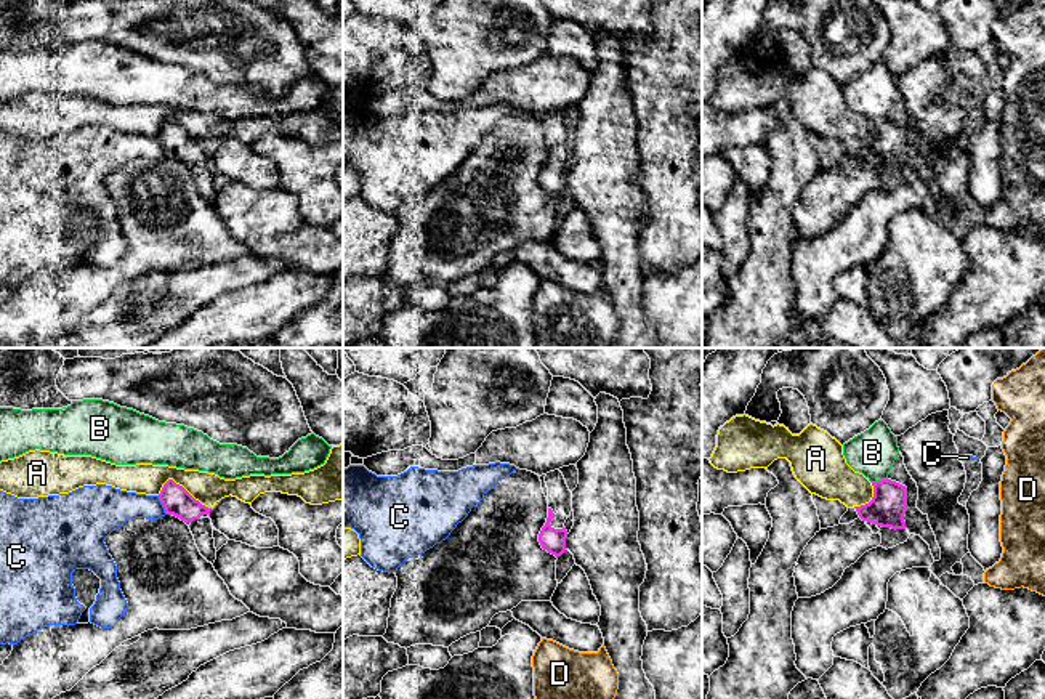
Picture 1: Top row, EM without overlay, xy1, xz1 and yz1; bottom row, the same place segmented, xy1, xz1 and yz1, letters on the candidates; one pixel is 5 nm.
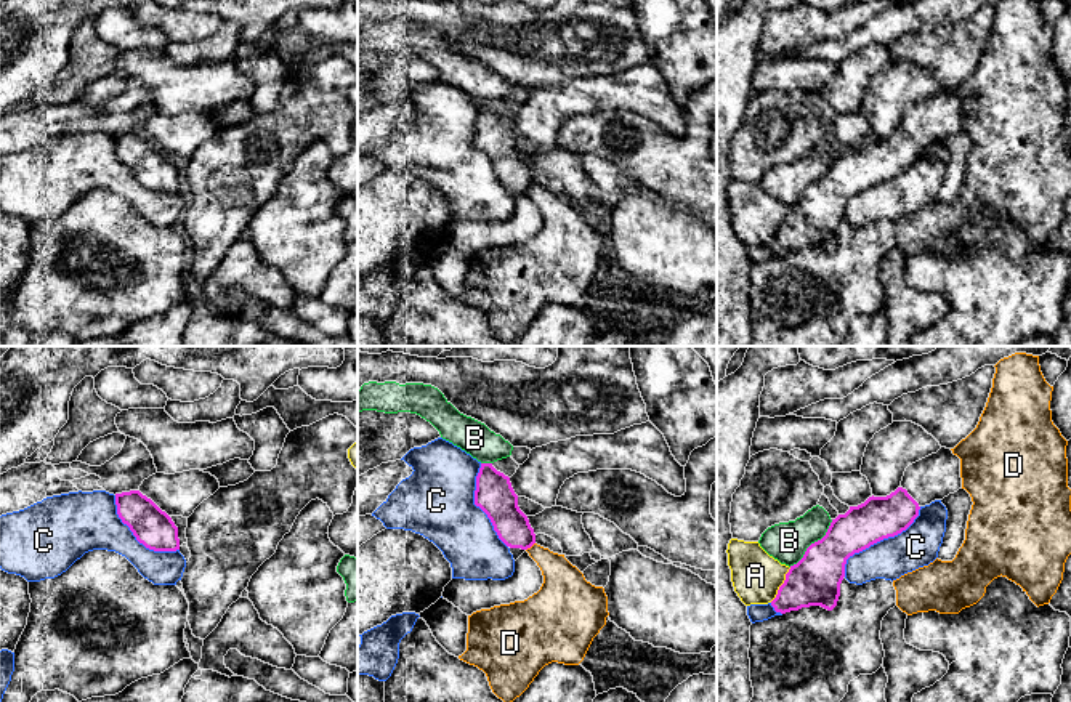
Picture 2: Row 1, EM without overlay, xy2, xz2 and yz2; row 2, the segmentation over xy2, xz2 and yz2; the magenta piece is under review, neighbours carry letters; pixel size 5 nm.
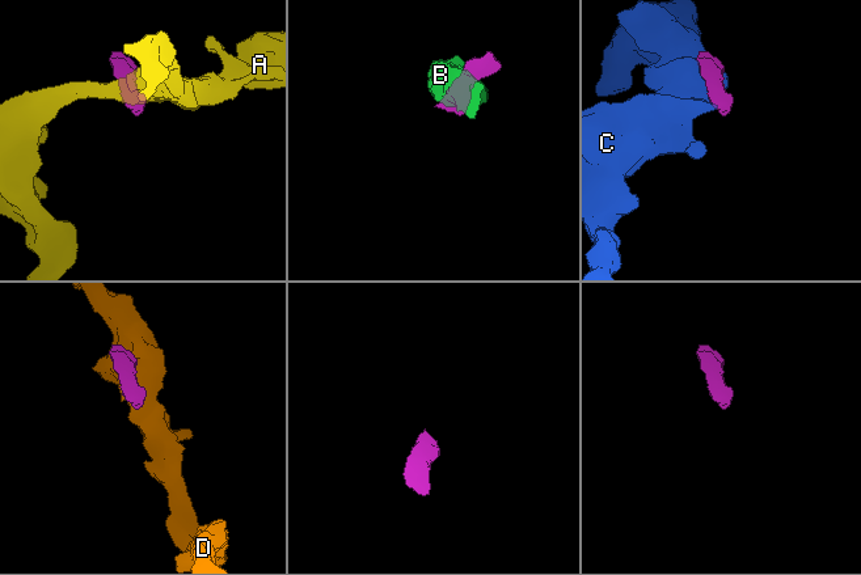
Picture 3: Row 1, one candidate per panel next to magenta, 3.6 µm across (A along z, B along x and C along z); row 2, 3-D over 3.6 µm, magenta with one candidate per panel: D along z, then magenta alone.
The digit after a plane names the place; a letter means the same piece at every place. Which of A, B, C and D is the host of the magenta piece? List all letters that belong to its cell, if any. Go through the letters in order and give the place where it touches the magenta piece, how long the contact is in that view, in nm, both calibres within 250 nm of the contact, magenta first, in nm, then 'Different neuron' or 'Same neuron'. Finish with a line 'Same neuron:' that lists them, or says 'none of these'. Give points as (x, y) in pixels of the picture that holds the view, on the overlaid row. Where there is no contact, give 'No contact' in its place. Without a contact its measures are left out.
A: Touches magenta at xy1 (181, 486). Shared border 280 nm. Thickness 150 nm (magenta) against 160 nm. Different neuron
B: Touches magenta at yz2 (812, 544). Shared border 320 nm. Thickness 260 nm (magenta) against 200 nm. Different neuron
C: Touches magenta at yz2 (879, 540). Shared border 500 nm. Thickness 220 nm (magenta) against 200 nm. Different neuron
D: Touches magenta at xz2 (529, 547). Shared border 60 nm. Thickness 170 nm (magenta) against 200 nm. Different neuron
Same neuron: none of these

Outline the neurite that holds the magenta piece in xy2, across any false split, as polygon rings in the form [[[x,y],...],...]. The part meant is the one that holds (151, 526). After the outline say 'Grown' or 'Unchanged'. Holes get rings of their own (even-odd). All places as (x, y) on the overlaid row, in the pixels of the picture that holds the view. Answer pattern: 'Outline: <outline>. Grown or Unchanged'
Outline: [[[139,490],[115,494],[117,514],[139,543],[154,551],[180,550],[178,527]]]. Unchanged

